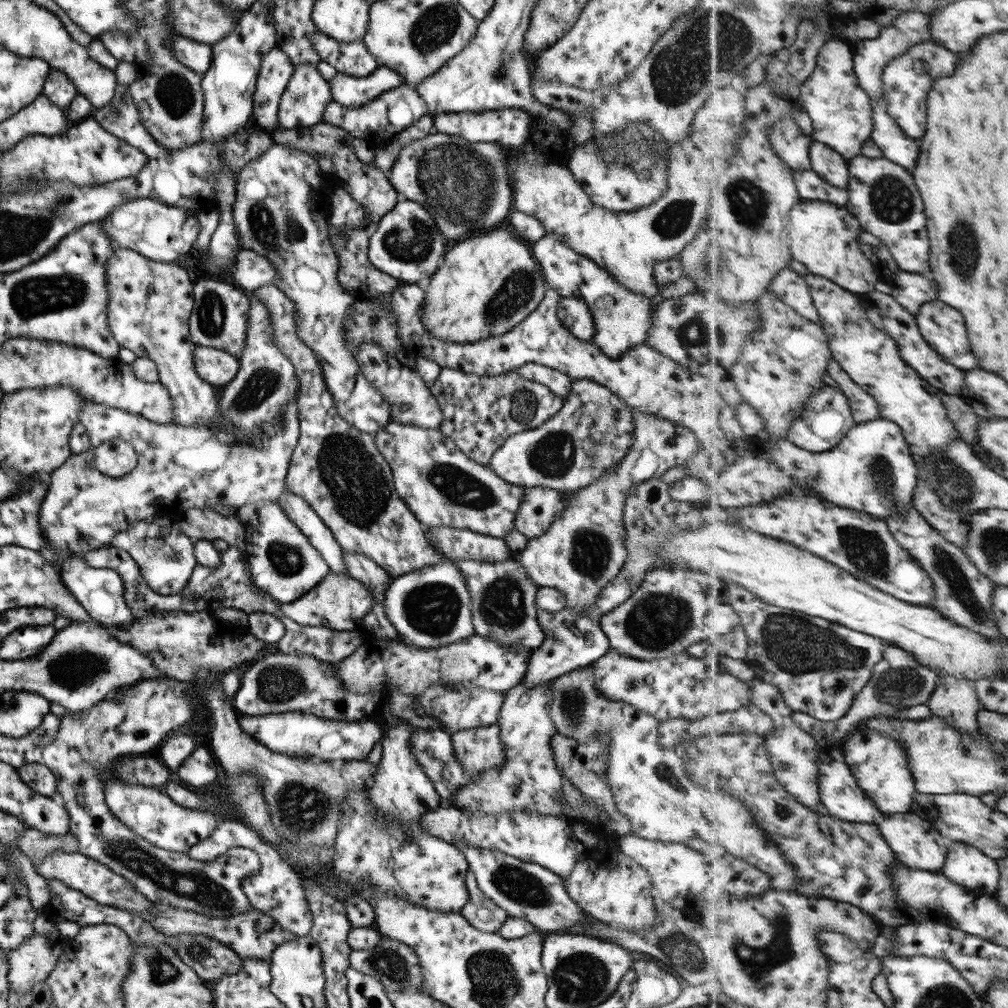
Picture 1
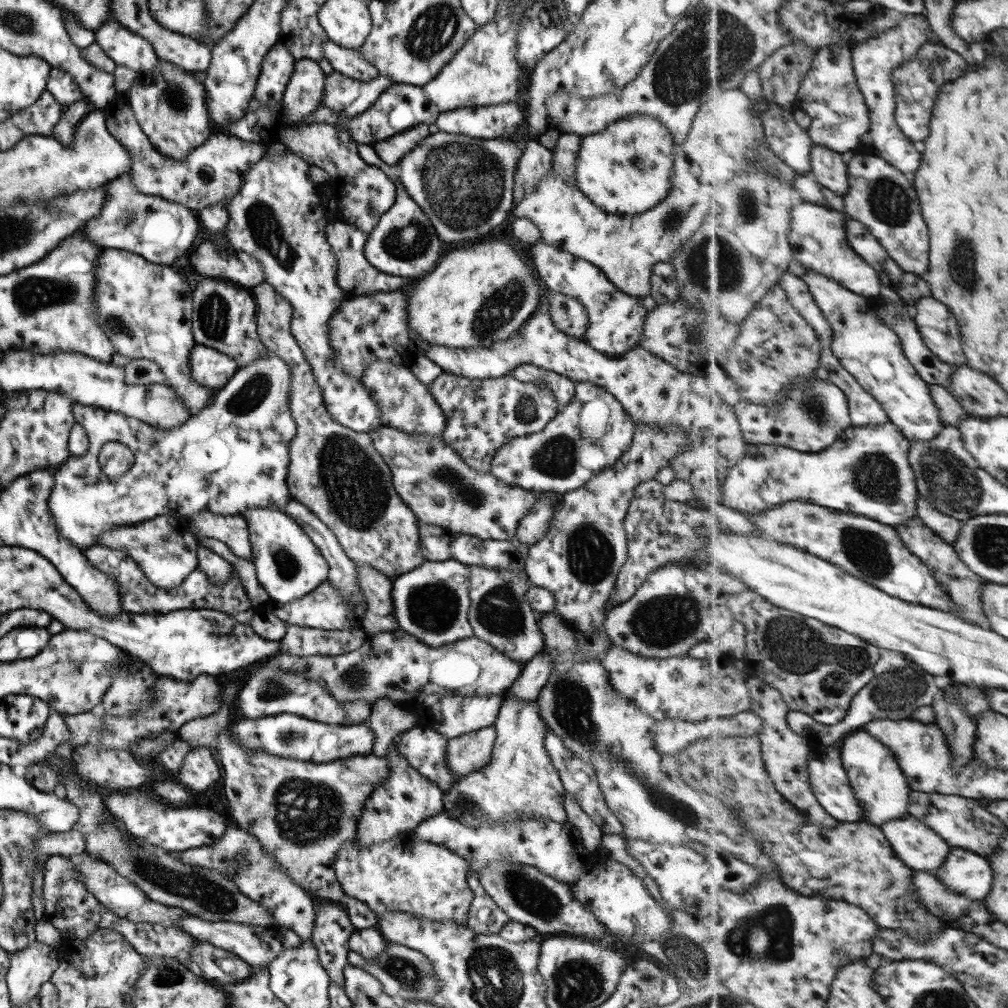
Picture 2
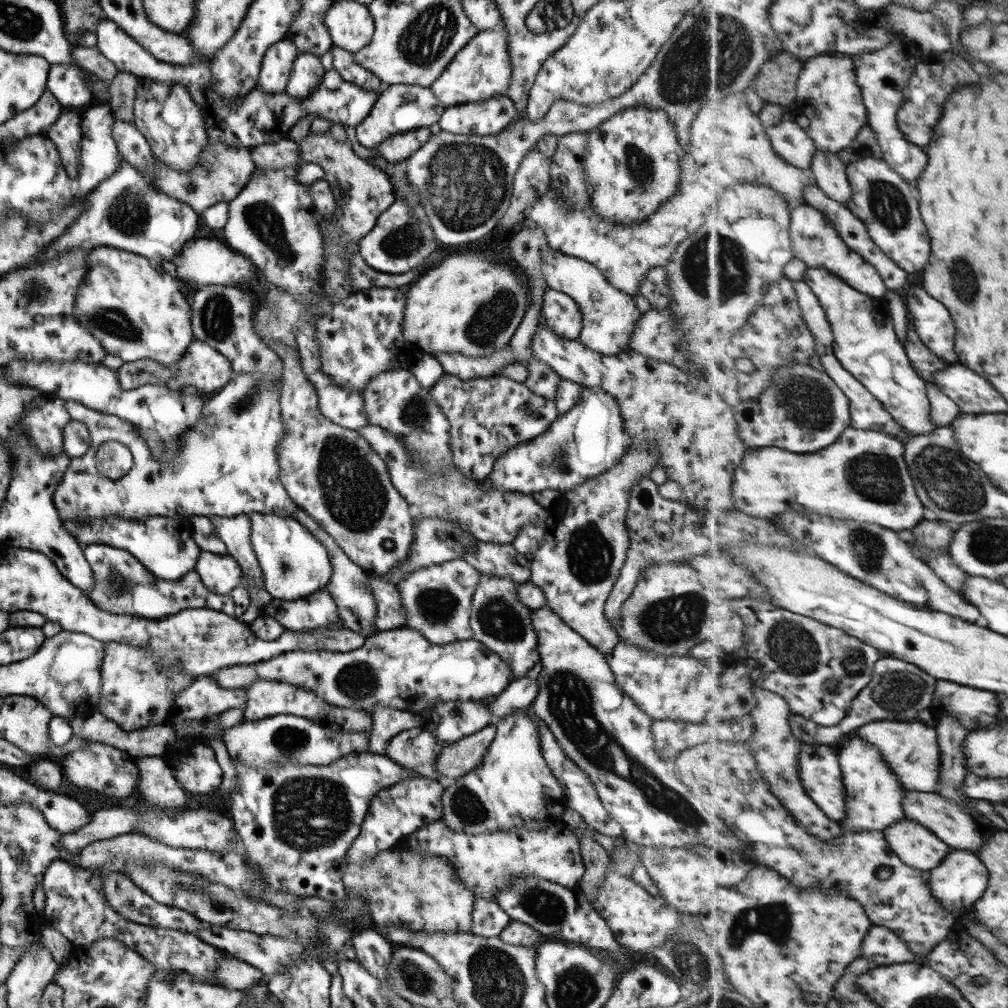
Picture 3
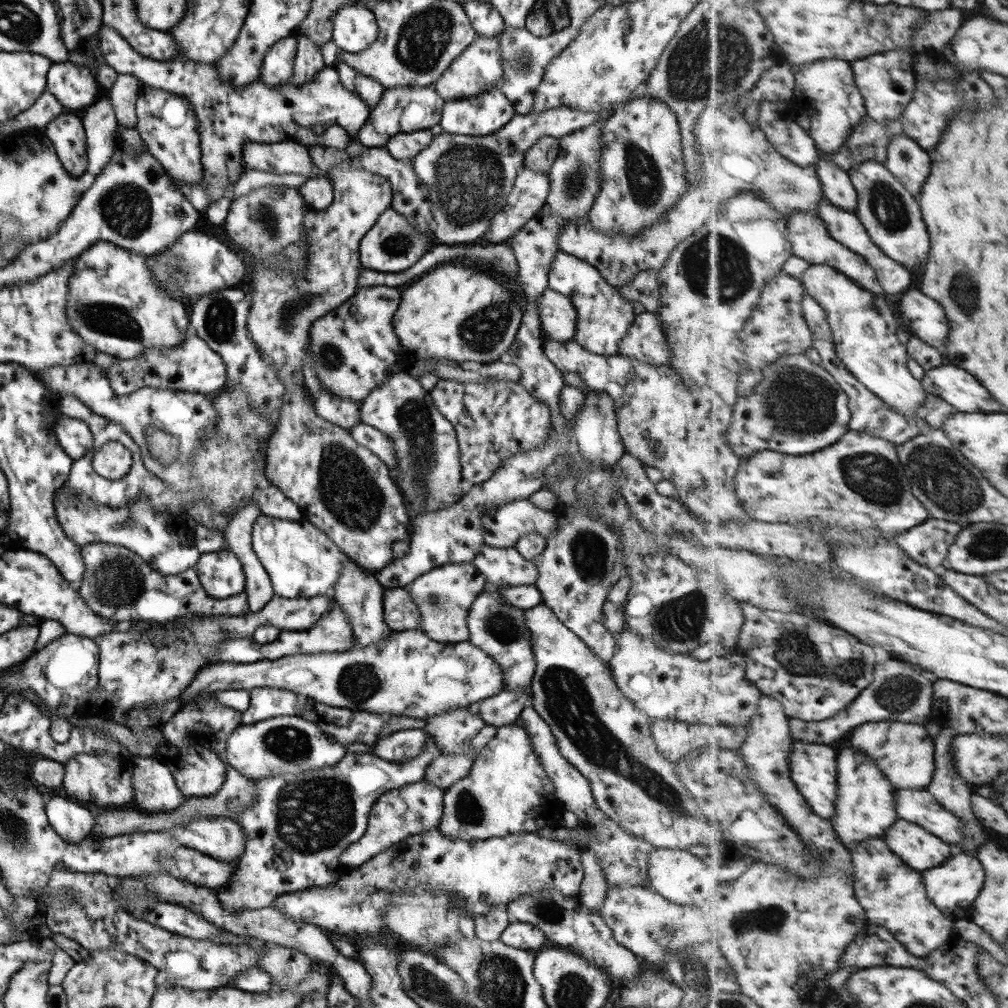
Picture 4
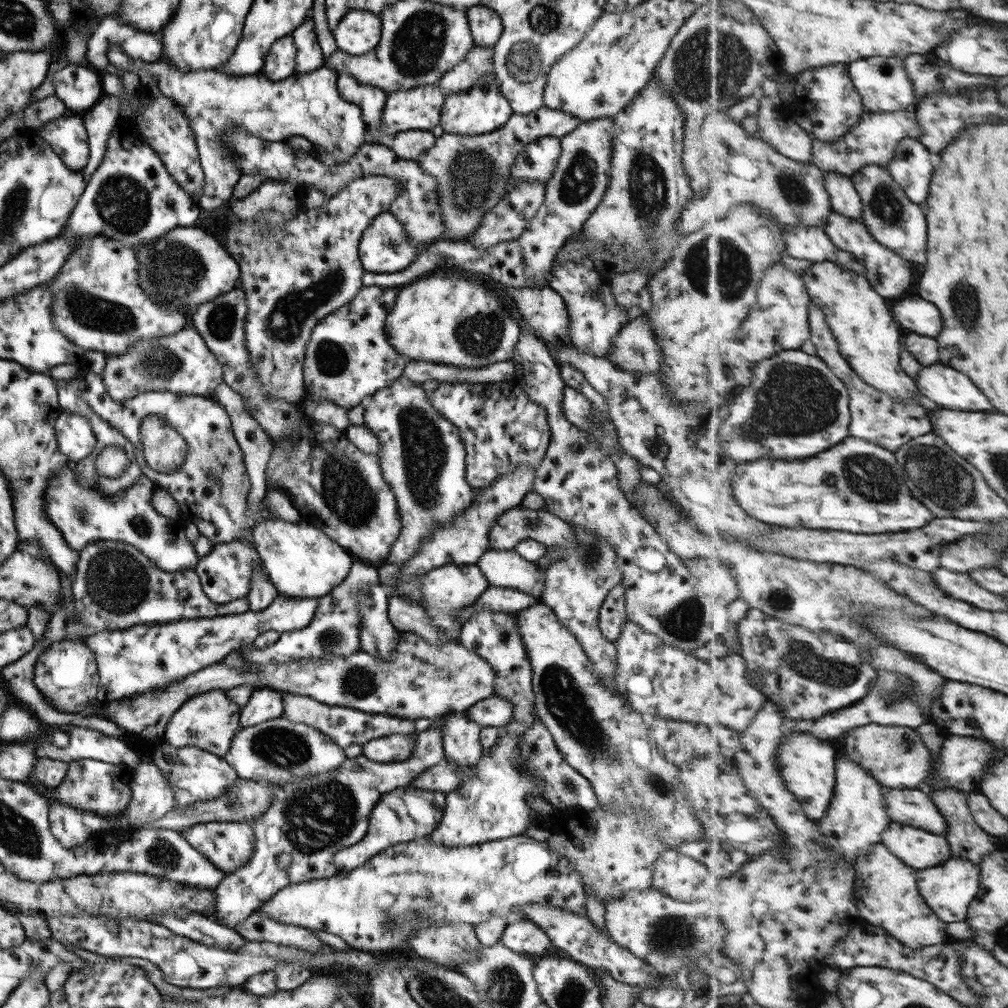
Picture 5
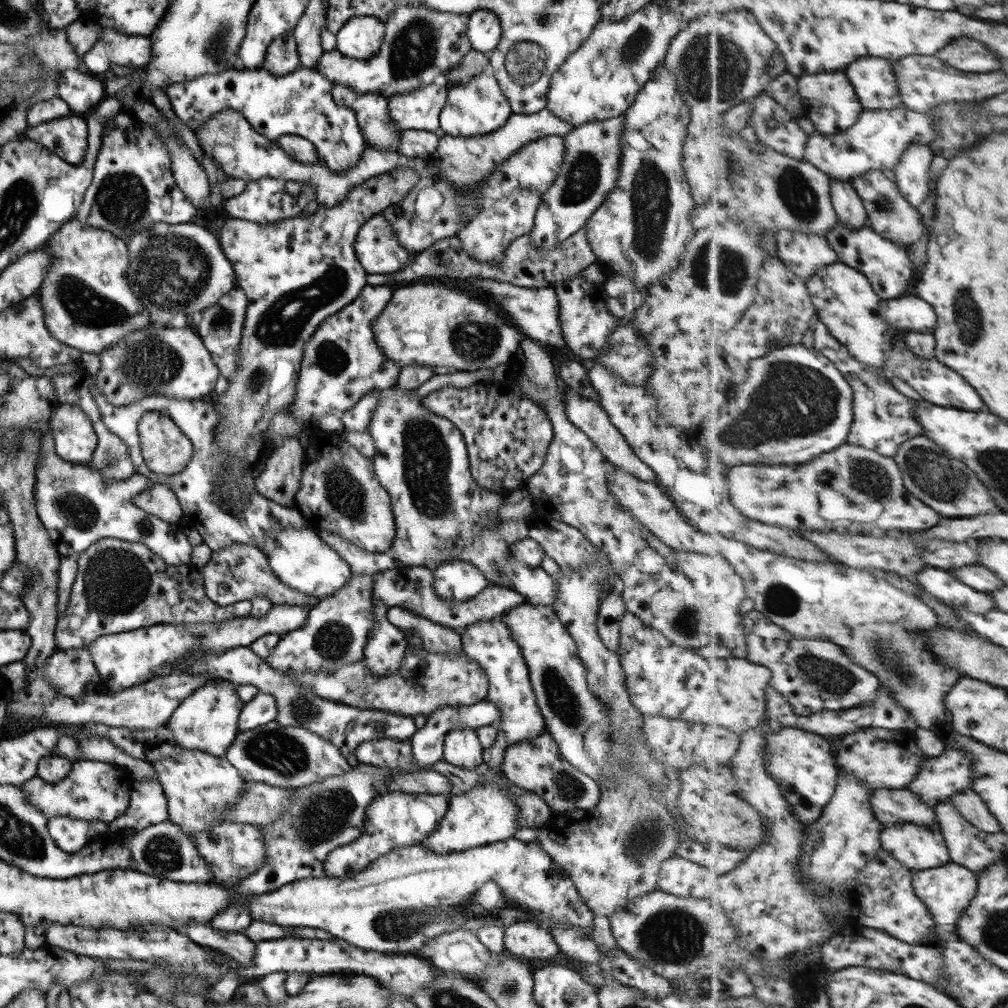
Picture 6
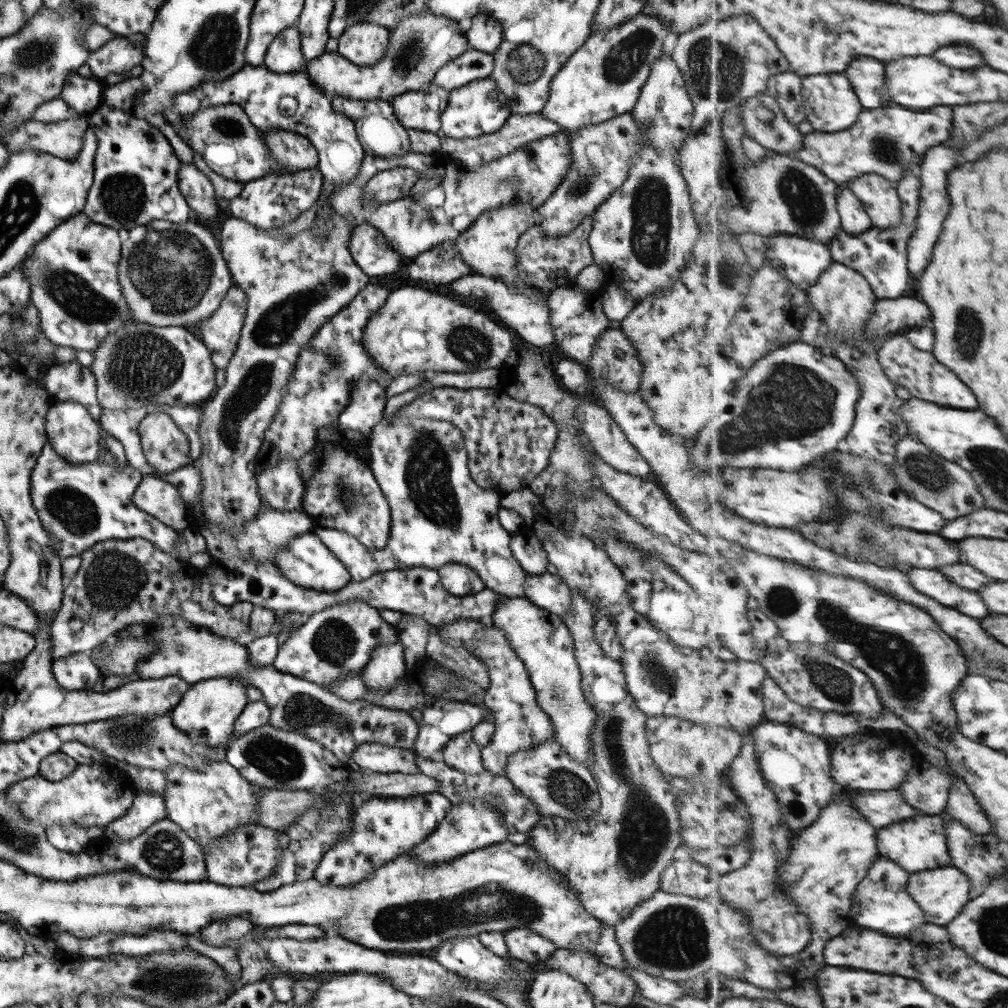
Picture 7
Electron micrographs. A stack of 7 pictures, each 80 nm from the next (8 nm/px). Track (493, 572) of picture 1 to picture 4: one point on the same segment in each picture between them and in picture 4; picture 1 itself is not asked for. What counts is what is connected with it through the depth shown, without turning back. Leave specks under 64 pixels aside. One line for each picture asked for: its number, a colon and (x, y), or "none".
2: (498, 613)
3: (498, 620)
4: (497, 628)

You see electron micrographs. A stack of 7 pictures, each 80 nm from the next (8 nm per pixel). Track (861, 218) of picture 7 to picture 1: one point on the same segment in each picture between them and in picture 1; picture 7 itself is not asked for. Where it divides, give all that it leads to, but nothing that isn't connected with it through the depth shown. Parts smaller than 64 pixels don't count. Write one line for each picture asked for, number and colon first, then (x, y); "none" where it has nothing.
1: (831, 165)
2: (829, 167)
3: (830, 172)
4: (839, 189)
5: (846, 200)
6: (850, 207)

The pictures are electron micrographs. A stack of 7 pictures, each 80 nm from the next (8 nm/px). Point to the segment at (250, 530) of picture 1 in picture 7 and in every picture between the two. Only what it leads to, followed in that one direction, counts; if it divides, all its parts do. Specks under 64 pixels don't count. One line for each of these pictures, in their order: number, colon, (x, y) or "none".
2: (287, 565)
3: (293, 564)
4: (301, 562)
5: (301, 562)
6: (298, 558)
7: (305, 561)

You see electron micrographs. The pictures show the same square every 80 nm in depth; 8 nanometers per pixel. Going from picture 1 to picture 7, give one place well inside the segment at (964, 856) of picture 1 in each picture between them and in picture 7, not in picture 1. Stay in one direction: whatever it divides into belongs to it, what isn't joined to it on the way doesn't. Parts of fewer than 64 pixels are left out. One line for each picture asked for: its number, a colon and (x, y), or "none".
2: (966, 873)
3: (962, 880)
4: (955, 886)
5: (950, 889)
6: (949, 890)
7: (943, 894)

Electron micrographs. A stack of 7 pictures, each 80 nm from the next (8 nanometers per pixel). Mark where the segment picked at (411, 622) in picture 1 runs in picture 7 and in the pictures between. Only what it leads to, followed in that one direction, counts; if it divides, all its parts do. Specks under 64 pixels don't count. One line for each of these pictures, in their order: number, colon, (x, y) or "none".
2: (430, 602)
3: (436, 599)
4: (443, 594)
5: (446, 589)
6: (455, 580)
7: (460, 580)

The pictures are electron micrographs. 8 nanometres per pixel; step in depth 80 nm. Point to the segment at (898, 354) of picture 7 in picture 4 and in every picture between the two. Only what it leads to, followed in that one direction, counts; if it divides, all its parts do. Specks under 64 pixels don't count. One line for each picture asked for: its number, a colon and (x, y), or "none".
4: (964, 392)
5: (950, 389)
6: (934, 382)

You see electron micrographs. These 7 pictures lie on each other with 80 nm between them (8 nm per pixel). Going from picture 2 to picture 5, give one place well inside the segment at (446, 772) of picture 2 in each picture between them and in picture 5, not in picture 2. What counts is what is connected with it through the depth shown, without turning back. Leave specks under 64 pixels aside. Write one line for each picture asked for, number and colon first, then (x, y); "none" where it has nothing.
3: (415, 748)
4: (403, 745)
5: (394, 747)

